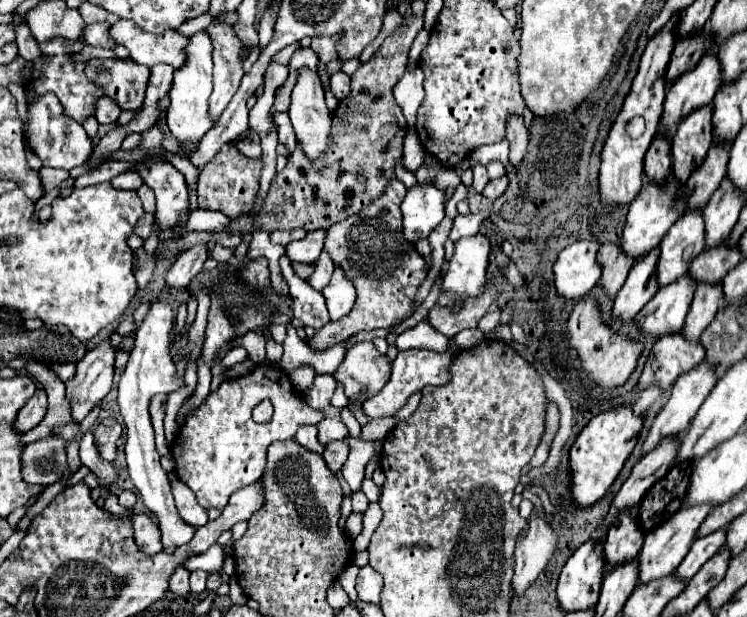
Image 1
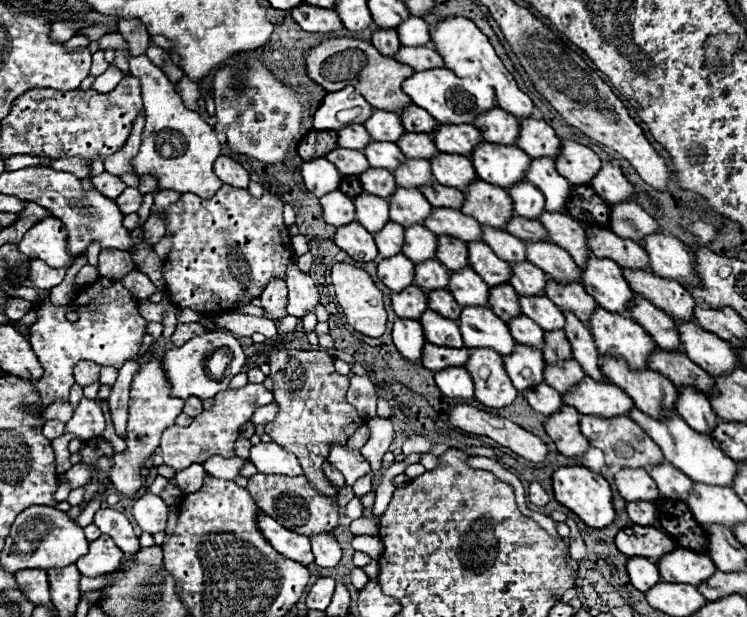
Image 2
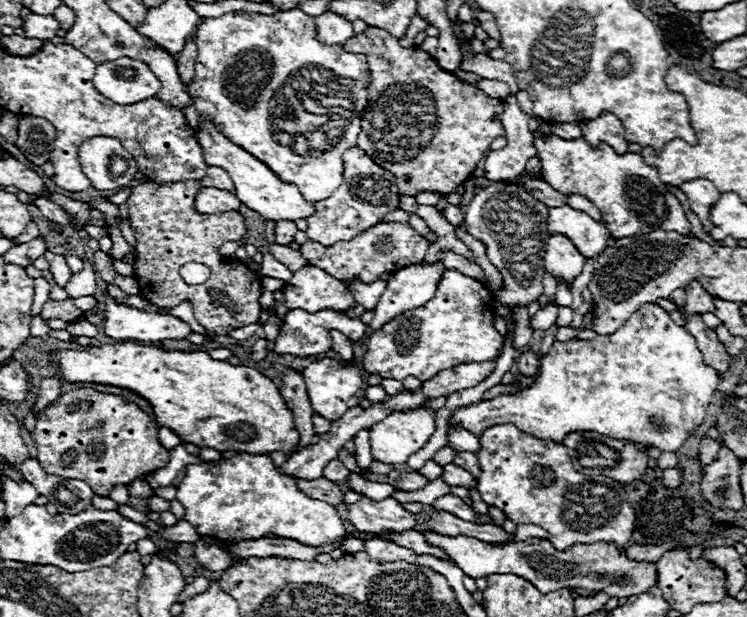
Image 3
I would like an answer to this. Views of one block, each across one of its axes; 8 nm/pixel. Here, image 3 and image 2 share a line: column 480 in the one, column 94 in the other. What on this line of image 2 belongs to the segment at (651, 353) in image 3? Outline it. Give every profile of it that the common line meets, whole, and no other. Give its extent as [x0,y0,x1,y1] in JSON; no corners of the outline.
[66,398,104,440]

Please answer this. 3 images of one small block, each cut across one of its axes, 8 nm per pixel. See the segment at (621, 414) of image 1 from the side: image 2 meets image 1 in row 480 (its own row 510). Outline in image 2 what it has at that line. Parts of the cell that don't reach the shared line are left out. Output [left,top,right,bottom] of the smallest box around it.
[552,466,616,528]

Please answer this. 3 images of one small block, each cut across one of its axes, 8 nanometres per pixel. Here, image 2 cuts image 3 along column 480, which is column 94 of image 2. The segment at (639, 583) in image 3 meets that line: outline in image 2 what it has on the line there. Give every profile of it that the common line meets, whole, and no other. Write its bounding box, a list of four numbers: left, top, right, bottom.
[76,534,124,578]

